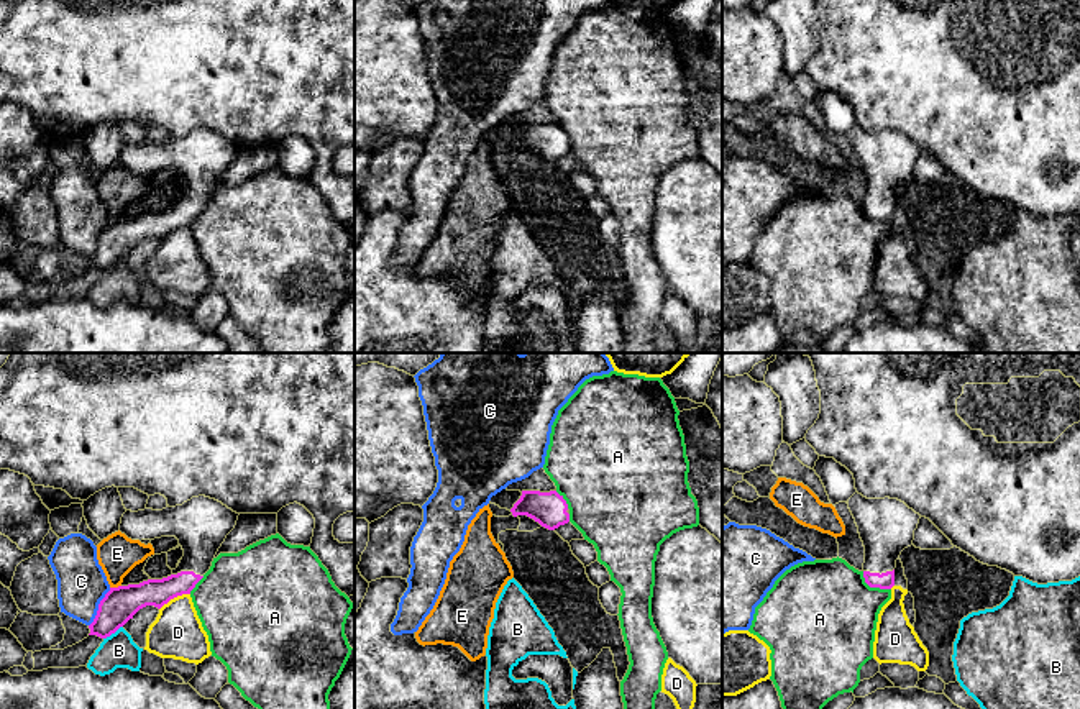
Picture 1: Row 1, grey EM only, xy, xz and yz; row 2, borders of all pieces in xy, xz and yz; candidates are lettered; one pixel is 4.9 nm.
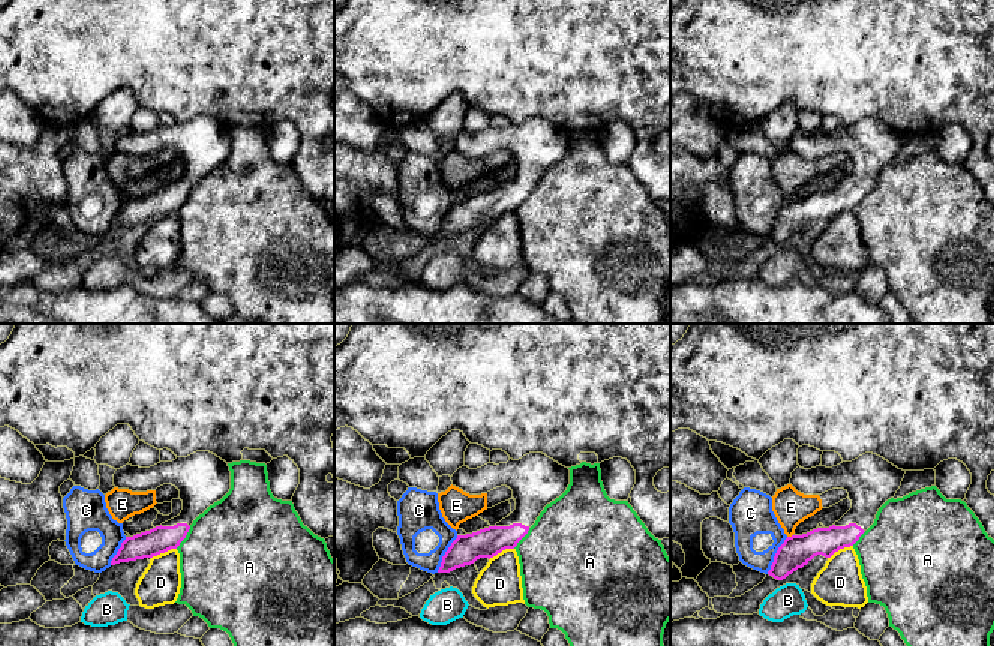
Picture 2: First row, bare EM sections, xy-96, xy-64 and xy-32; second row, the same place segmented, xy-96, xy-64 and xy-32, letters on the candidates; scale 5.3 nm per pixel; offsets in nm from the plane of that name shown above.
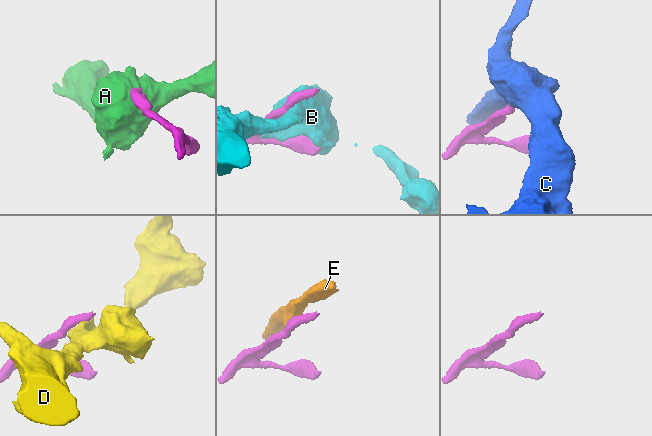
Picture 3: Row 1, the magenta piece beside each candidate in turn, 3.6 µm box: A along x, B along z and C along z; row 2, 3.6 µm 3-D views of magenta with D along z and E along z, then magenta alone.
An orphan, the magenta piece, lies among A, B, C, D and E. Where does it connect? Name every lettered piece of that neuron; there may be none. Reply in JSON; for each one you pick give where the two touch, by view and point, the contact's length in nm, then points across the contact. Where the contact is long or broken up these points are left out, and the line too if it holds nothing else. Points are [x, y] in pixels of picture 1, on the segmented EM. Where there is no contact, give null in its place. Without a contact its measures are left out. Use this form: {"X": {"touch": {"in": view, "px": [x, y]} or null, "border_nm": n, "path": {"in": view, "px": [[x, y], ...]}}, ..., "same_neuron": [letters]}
{"same_neuron": []}

